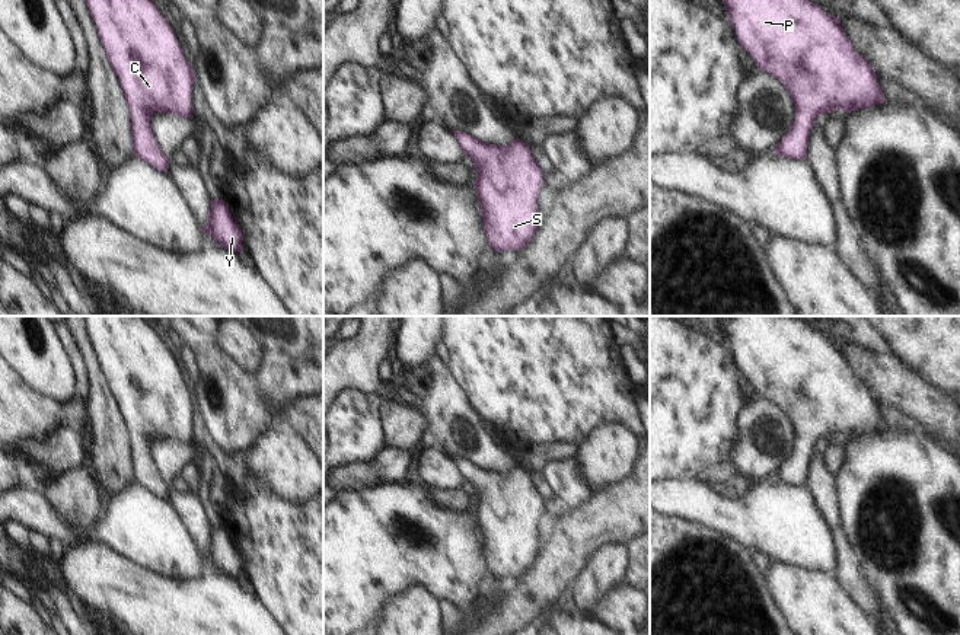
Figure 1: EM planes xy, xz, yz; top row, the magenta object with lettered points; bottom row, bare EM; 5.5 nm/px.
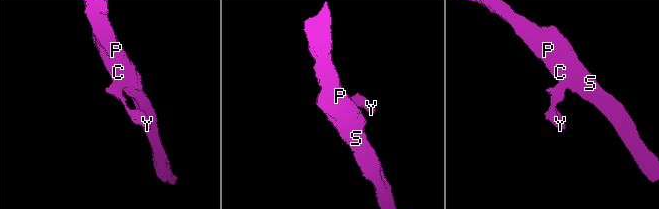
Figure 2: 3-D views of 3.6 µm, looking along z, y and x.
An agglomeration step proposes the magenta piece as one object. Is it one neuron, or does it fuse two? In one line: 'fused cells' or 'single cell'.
single cell

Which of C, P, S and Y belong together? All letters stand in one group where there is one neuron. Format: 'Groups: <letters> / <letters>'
Groups: C P S Y

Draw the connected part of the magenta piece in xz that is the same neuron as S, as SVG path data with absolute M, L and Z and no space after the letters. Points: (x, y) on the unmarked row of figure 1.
M452 457L462 478L473 486L473 514L482 537L484 558L497 580L520 577L540 548L538 520L542 495L522 466L507 472L484 469L463 457Z

